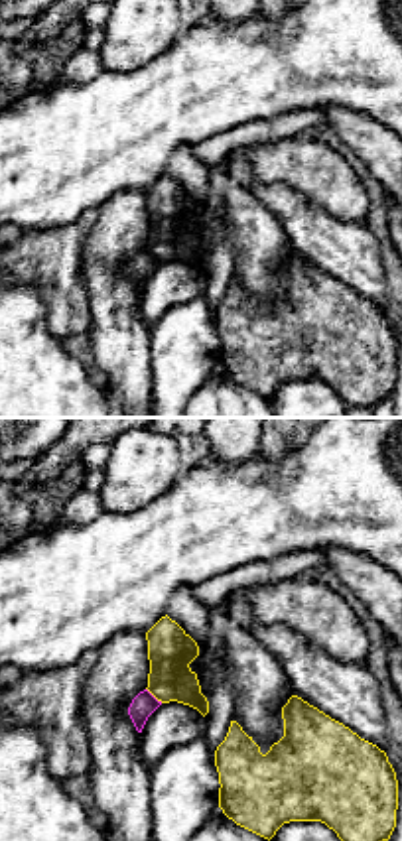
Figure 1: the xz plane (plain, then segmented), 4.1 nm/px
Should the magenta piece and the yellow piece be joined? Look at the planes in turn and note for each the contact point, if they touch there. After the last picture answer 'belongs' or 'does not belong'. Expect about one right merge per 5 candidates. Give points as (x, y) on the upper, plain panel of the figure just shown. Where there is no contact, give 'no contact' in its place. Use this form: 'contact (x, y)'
contact (152, 255)

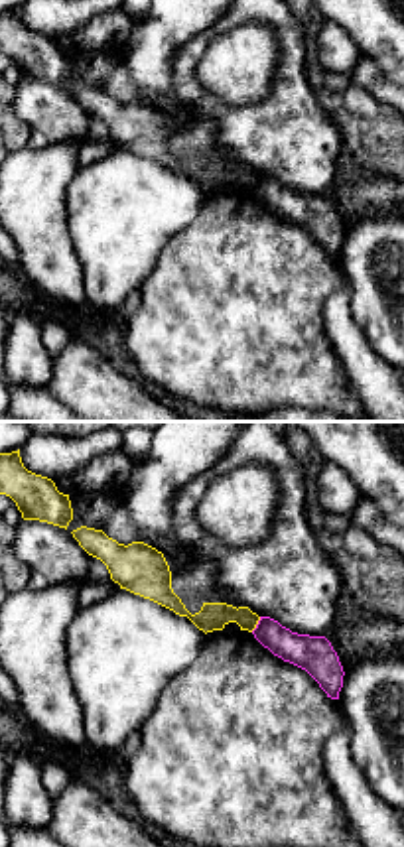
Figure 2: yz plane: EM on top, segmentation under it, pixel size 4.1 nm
contact (257, 184)

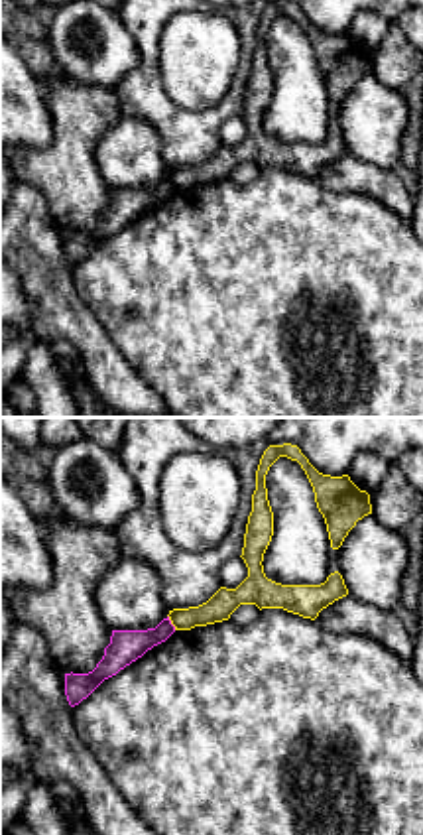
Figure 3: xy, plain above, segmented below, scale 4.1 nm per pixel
contact (170, 182)

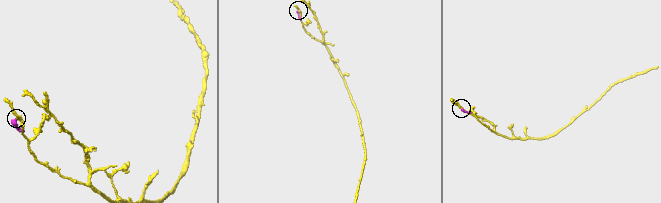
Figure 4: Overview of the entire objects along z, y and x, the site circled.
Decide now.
does not belong

